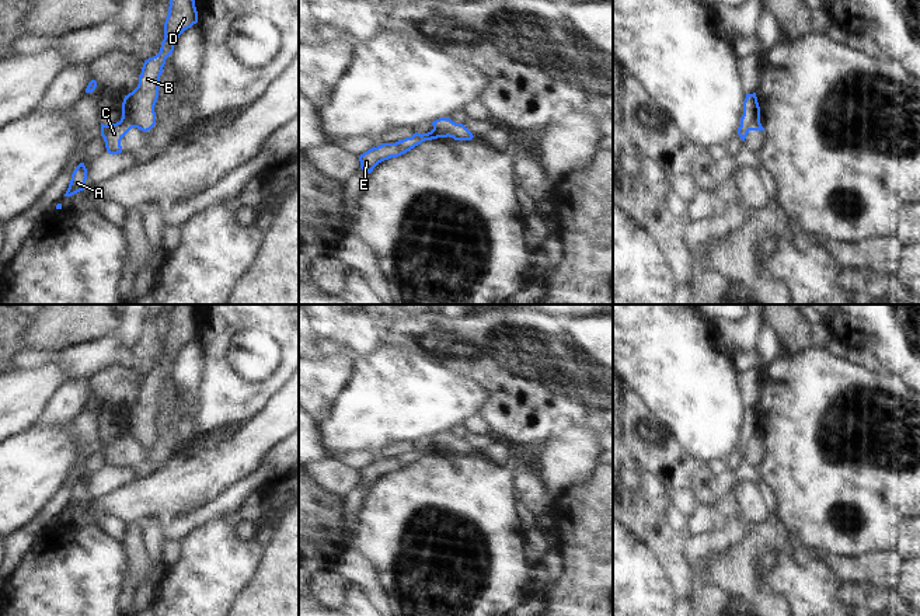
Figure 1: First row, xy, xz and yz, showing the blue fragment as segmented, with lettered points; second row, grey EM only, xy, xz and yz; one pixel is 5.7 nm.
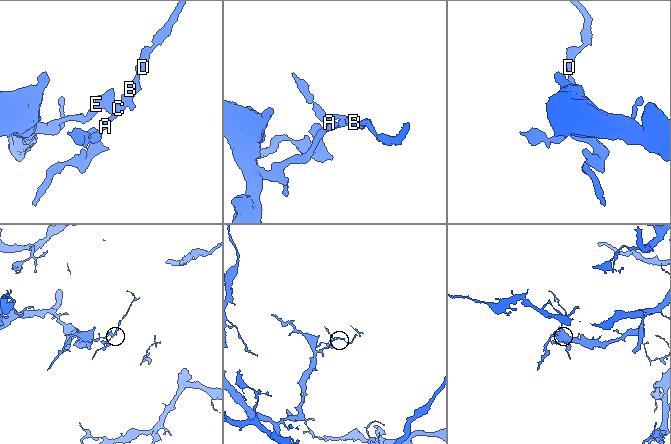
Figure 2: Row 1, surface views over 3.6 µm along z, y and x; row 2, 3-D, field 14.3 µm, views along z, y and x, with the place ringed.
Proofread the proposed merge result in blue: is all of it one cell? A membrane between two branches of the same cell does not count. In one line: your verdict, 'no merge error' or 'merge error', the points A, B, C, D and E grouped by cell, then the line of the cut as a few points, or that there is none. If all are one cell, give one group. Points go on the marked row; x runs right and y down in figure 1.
merge error | A B D / C E | xy (119, 121), (128, 121), (133, 126)

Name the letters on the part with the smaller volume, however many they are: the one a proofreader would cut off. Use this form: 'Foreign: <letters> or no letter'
Foreign: A, B, D

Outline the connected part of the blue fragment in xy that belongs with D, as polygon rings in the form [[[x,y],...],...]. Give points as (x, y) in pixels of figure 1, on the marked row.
[[[170,0],[160,52],[144,60],[137,87],[125,95],[121,122],[129,122],[143,132],[156,125],[154,105],[165,59],[172,53],[180,35],[198,22],[195,0]]]

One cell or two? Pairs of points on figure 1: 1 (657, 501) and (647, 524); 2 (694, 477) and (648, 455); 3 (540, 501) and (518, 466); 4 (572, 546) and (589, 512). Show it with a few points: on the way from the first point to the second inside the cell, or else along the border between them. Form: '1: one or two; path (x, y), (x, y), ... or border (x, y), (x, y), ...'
1: two; border (641, 496), (661, 528)
2: one; path (683, 476), (659, 455)
3: one; path (532, 493), (526, 474)
4: one; path (581, 538), (589, 529), (589, 521)

